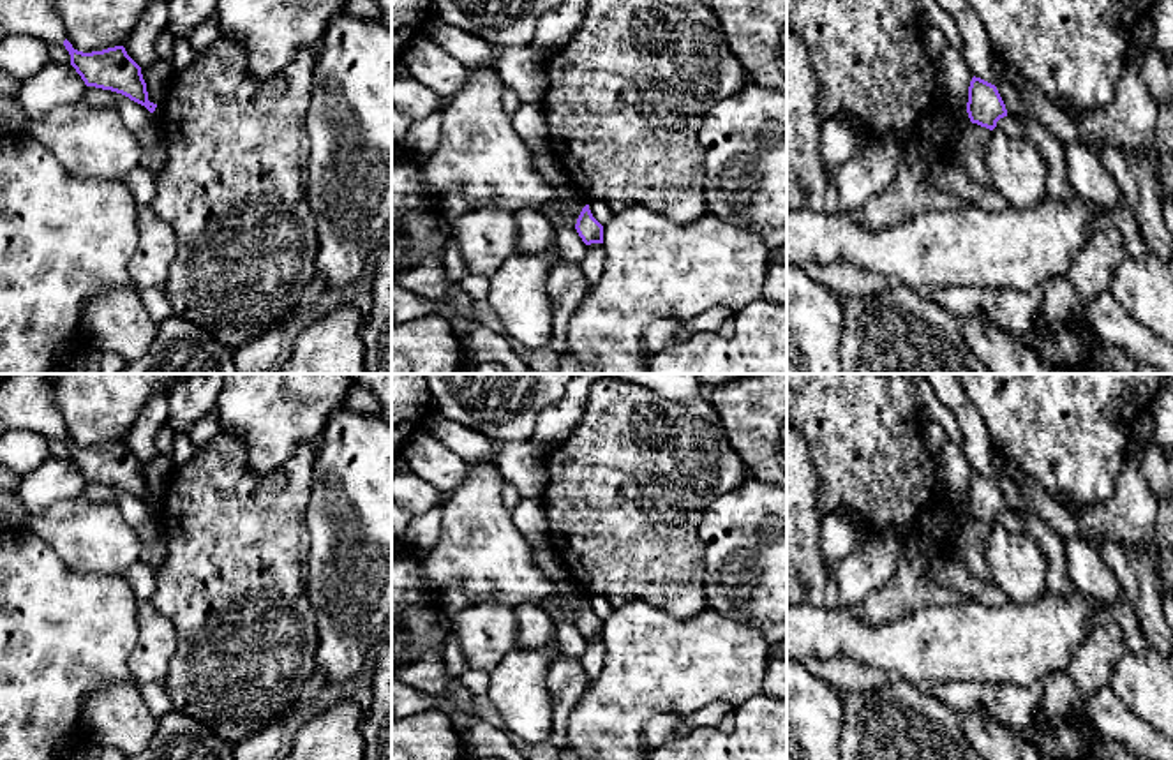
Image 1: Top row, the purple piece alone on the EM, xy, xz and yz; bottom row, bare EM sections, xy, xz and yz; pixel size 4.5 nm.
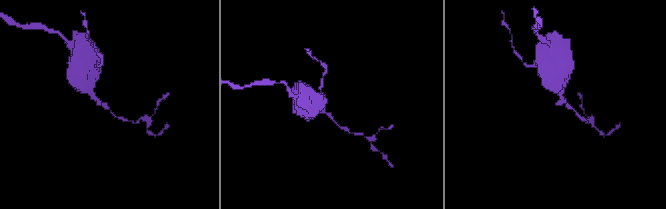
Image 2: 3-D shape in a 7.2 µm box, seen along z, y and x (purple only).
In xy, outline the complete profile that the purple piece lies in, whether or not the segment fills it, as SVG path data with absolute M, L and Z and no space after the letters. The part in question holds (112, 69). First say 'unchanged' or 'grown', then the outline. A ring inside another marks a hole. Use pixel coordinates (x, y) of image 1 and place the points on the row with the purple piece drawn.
unchanged; M67 39L64 41L64 46L71 55L71 65L86 86L122 93L145 106L150 113L155 111L157 104L148 101L141 67L127 55L123 46L92 53L74 49Z

